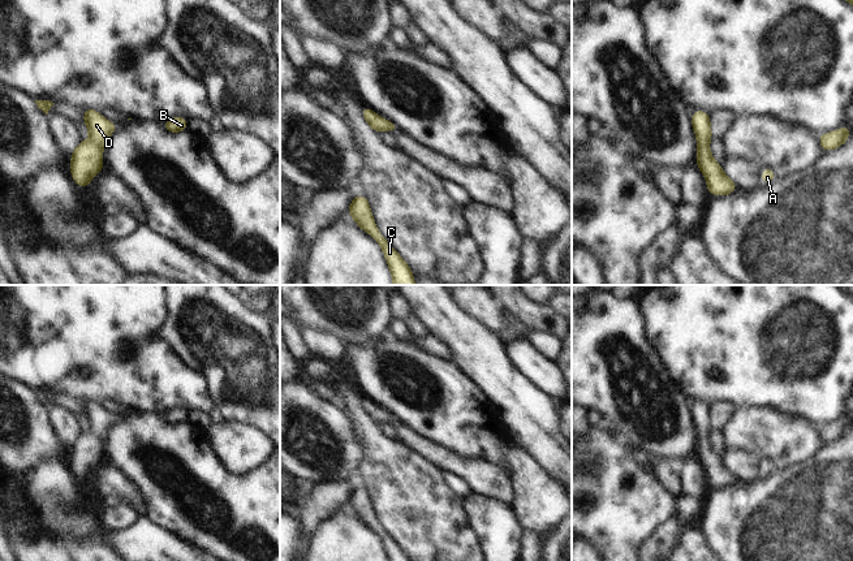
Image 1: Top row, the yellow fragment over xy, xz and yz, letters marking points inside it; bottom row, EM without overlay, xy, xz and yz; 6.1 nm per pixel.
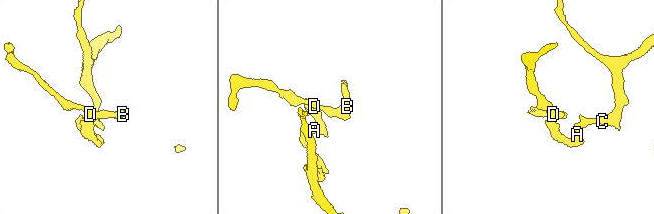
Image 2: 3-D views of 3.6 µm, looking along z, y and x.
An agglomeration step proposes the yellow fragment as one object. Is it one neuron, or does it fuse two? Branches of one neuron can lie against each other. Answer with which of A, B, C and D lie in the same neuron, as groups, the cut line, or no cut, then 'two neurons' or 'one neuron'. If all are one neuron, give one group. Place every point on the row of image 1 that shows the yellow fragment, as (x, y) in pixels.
A B C D; no cut; one neuron

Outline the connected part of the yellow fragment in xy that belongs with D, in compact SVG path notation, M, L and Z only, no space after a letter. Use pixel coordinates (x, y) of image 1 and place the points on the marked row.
M92 108L83 109L83 122L90 131L87 141L81 141L72 152L69 173L74 184L85 189L91 180L104 169L103 147L111 134L119 128L116 122L105 120Z

